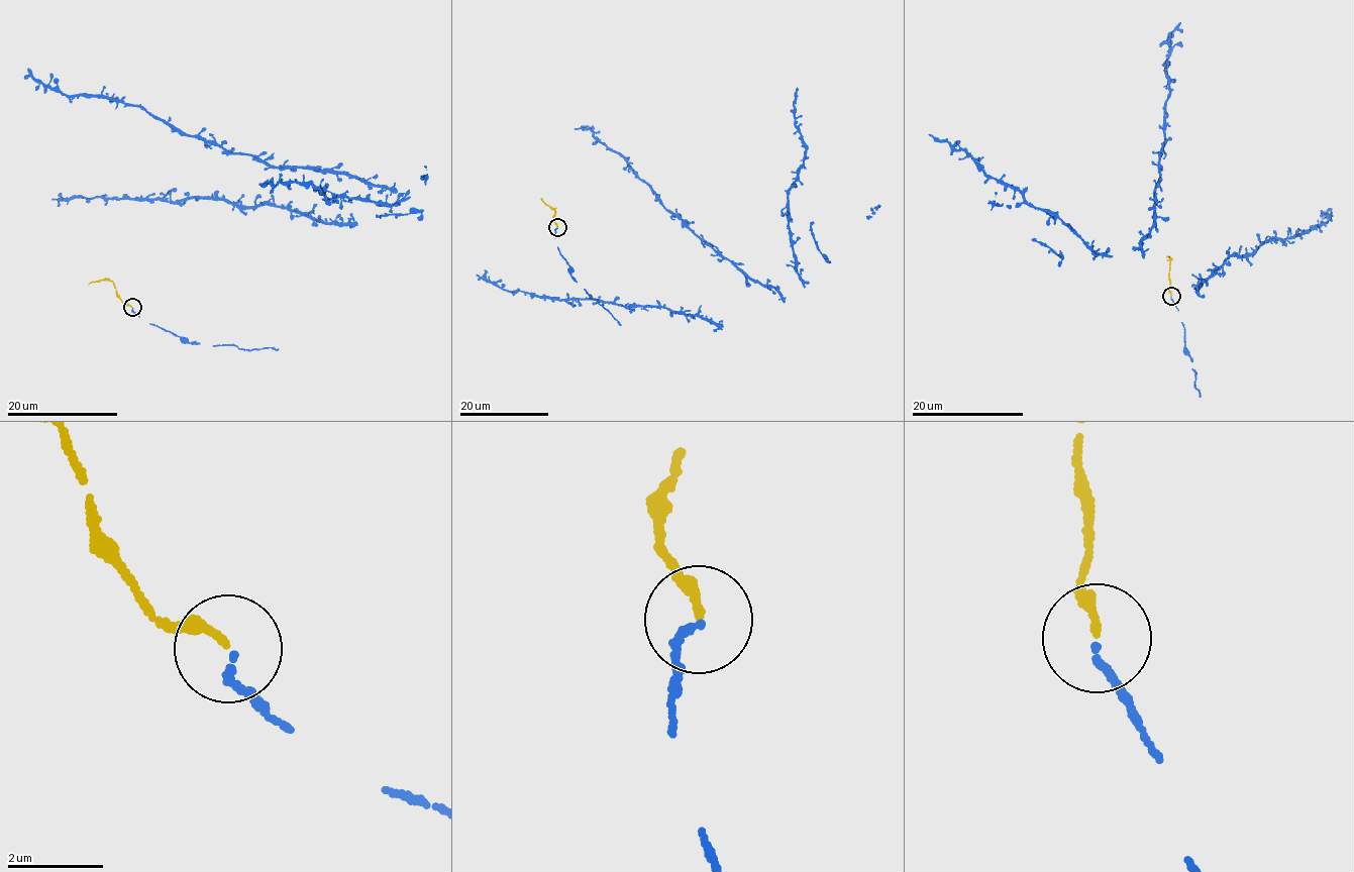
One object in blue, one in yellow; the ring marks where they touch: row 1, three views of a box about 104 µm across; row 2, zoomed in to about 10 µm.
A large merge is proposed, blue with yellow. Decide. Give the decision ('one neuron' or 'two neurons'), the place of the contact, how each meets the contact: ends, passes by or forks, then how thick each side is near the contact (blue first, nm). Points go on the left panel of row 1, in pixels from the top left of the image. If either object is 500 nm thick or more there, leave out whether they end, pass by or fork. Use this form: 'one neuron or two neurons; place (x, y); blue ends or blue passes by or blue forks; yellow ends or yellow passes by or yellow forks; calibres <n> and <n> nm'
one neuron; place (132, 307); blue ends; yellow ends; calibres 150 and 180 nm

